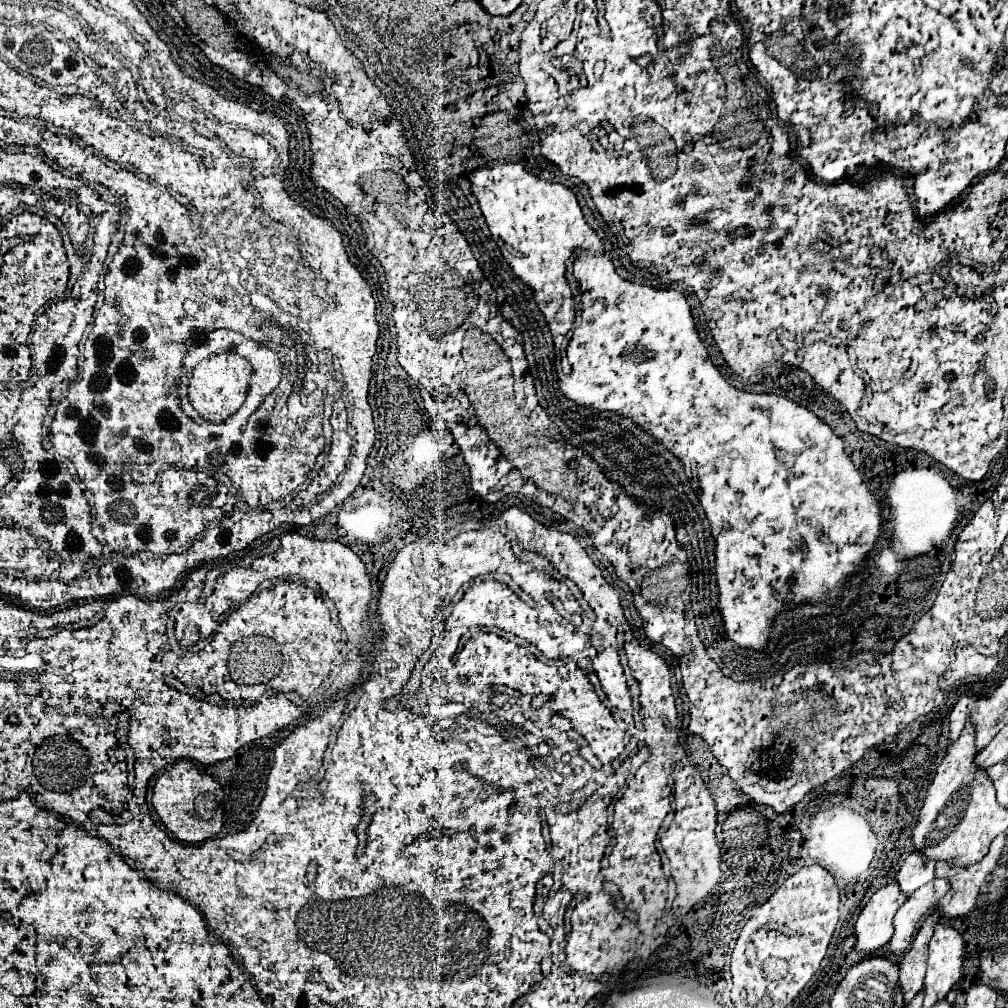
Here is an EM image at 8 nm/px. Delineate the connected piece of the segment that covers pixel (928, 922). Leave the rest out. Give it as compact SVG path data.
M932 914L924 920L920 926L910 950L900 960L900 986L904 994L904 1004L908 1004L922 988L924 972L926 972L926 952L928 952L928 940L934 934L934 926L938 924L938 914Z

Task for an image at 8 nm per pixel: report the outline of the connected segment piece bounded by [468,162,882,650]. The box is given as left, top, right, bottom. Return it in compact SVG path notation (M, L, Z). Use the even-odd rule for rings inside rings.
M508 162L508 164L500 164L500 166L490 166L490 168L478 168L478 170L470 172L468 178L472 182L472 192L478 198L478 204L482 208L484 218L486 218L486 224L488 224L490 232L494 234L494 241L498 244L514 274L518 278L522 278L534 290L538 308L550 326L550 332L554 338L554 348L556 348L556 354L560 356L560 370L558 370L560 390L576 404L594 408L594 412L614 410L618 414L628 414L628 418L632 418L644 430L652 432L652 436L656 440L660 440L666 448L670 448L682 460L682 464L686 468L686 476L690 478L694 490L698 492L700 504L702 504L702 508L710 520L712 536L716 540L716 552L714 552L716 554L716 582L718 582L718 590L720 590L718 606L724 614L724 626L726 626L728 636L742 648L762 650L768 642L768 624L772 624L774 616L786 604L820 602L820 600L826 600L828 596L836 596L836 592L840 590L844 580L848 580L848 576L862 566L866 554L874 548L874 542L880 534L882 516L880 516L880 506L876 504L874 496L870 494L870 490L862 482L862 476L854 468L852 460L846 456L842 440L836 434L832 434L830 426L824 424L818 416L814 416L808 408L804 408L804 406L800 406L800 404L796 404L784 396L764 394L764 392L754 394L754 392L746 392L746 390L738 390L738 388L730 386L728 380L710 362L708 352L704 350L704 344L700 342L698 332L694 328L694 320L692 320L690 306L688 306L686 298L676 290L658 290L658 288L650 288L646 284L636 284L636 282L620 278L614 264L612 264L612 258L604 256L602 240L586 224L584 214L580 210L580 204L578 204L578 200L570 188L534 176L520 162ZM576 254L578 254L578 280L580 280L580 290L584 294L582 316L580 316L578 326L576 326L576 312L574 312L574 296L570 292L570 284L566 278L566 270L568 270L566 262L574 260Z

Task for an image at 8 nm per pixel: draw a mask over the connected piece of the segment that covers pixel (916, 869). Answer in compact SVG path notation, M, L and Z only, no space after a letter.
M912 852L900 866L896 874L896 884L906 896L912 896L920 886L934 880L934 864L936 862L926 862L924 856L920 856L918 852Z

